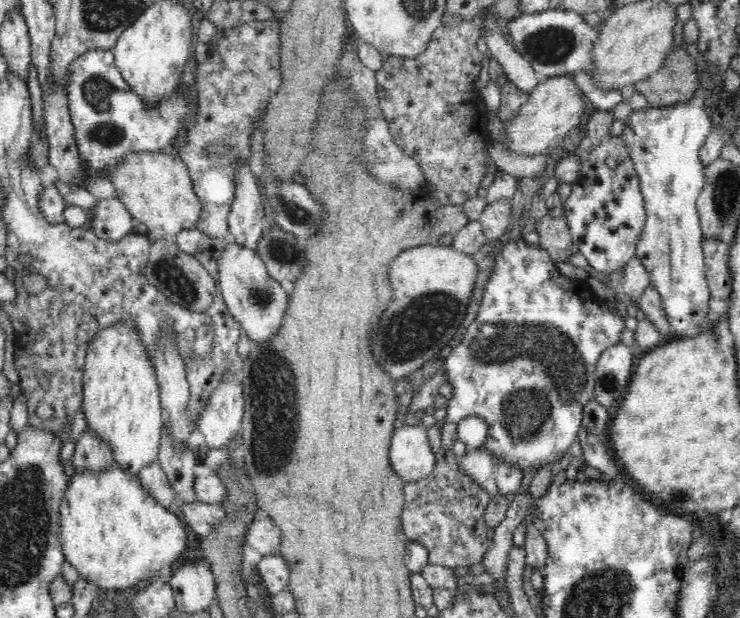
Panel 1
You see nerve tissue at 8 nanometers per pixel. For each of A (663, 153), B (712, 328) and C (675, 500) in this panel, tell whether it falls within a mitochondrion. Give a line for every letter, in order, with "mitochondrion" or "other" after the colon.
A: other
B: other
C: mitochondrion

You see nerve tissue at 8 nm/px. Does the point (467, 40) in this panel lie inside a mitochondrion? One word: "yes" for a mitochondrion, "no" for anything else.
no

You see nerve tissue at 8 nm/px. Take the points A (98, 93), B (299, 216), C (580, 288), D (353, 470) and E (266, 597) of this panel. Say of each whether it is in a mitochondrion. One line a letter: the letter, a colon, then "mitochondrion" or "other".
A: mitochondrion
B: mitochondrion
C: other
D: other
E: other

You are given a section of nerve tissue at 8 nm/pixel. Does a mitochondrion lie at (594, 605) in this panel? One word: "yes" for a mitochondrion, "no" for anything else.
yes

